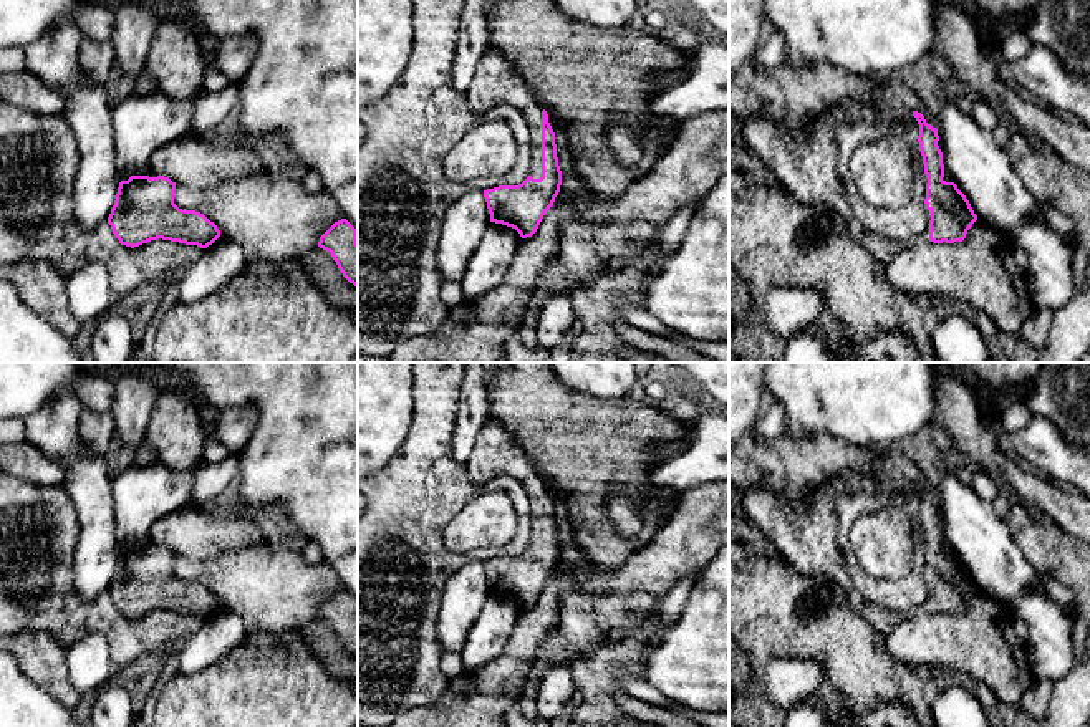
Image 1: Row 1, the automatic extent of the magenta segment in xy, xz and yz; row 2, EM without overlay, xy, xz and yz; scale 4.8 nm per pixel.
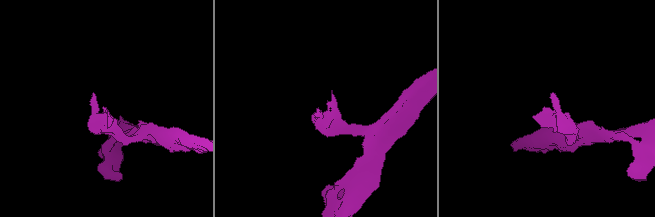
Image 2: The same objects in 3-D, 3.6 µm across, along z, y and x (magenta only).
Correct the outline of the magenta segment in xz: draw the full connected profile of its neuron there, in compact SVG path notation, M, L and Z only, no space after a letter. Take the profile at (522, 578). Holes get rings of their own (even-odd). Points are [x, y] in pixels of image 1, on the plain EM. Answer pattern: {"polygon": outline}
{"polygon": "M489 419L479 431L465 467L474 484L487 484L502 475L514 477L530 497L530 546L518 556L487 560L484 568L490 593L515 599L522 609L532 608L562 556L555 503L548 485L509 431L494 419Z"}

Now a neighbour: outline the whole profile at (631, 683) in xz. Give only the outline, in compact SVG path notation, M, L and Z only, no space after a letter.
M615 662L610 671L613 682L625 694L656 707L669 709L678 705L674 701L663 696L656 687L648 684L639 672L631 671L628 664Z

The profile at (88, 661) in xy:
M88 633L66 648L66 667L71 684L81 694L99 692L118 669L103 633Z

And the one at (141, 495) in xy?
M162 462L114 472L113 503L121 551L151 543L151 527L189 505L195 474L205 465L177 470Z

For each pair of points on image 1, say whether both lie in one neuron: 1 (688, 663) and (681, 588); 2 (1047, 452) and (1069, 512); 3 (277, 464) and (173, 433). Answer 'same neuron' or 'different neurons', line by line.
1: different neurons
2: different neurons
3: different neurons

